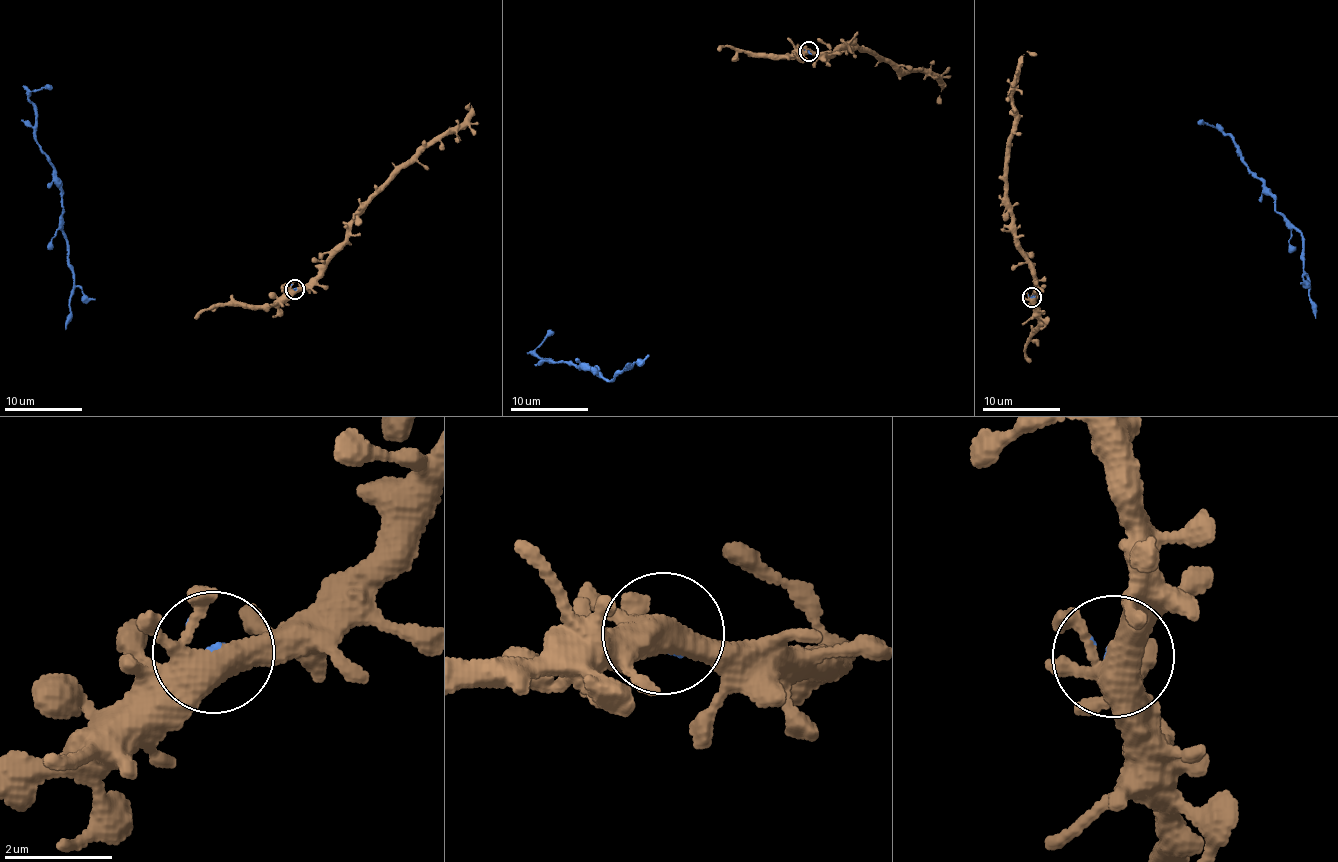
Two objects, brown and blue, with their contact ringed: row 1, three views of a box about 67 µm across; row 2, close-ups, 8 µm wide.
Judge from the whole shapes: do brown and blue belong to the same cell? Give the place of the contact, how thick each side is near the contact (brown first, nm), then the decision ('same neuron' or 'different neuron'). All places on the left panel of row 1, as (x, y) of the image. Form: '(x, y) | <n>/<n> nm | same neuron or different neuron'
(294, 289) | 420/120 nm | different neuron

